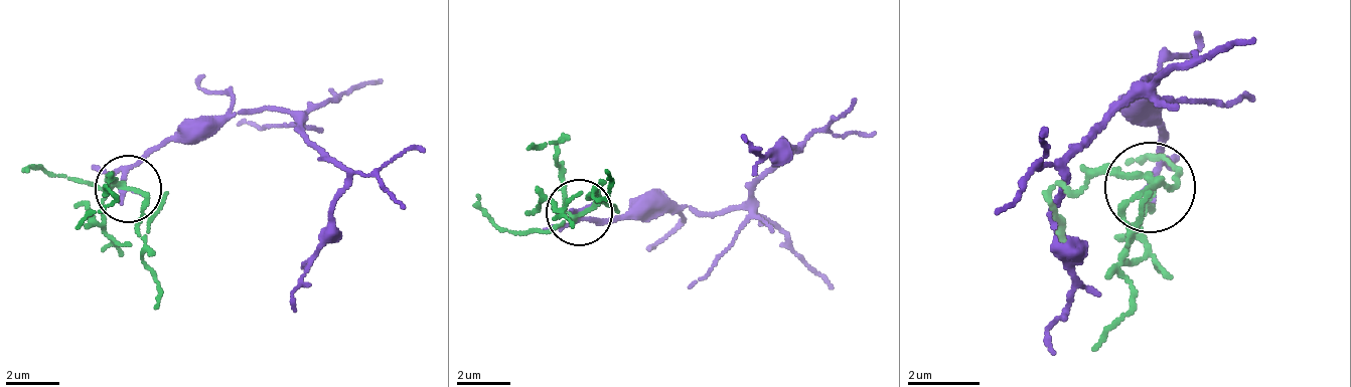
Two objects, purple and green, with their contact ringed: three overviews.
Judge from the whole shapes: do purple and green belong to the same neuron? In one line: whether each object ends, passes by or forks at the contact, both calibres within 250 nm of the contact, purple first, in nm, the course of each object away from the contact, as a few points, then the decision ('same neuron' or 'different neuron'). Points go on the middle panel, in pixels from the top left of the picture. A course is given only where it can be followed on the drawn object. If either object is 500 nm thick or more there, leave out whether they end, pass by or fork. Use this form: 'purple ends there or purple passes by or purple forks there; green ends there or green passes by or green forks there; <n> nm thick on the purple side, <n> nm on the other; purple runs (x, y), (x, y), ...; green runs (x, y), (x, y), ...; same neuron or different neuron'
purple passes by; green forks there; 190 nm thick on the purple side, 150 nm on the other; purple runs (578, 213), (611, 220), (731, 213), (797, 147), (784, 141), (764, 154), (744, 141); green runs (578, 213), (597, 194), (604, 200), (604, 167); different neuron

